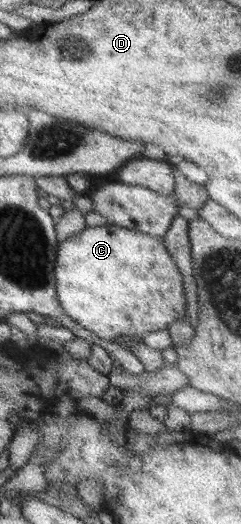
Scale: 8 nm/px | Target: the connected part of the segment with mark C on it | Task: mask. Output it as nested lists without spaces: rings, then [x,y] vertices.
[[[113,225],[84,229],[78,235],[60,243],[59,250],[57,251],[55,279],[57,297],[61,301],[64,313],[71,317],[76,324],[82,325],[84,329],[88,329],[88,331],[92,331],[92,333],[95,333],[102,339],[109,341],[115,341],[120,336],[131,338],[133,335],[138,335],[142,337],[142,335],[149,331],[168,329],[170,323],[186,315],[186,308],[188,307],[184,293],[183,275],[180,273],[177,263],[171,258],[162,240],[148,234],[130,231]]]

